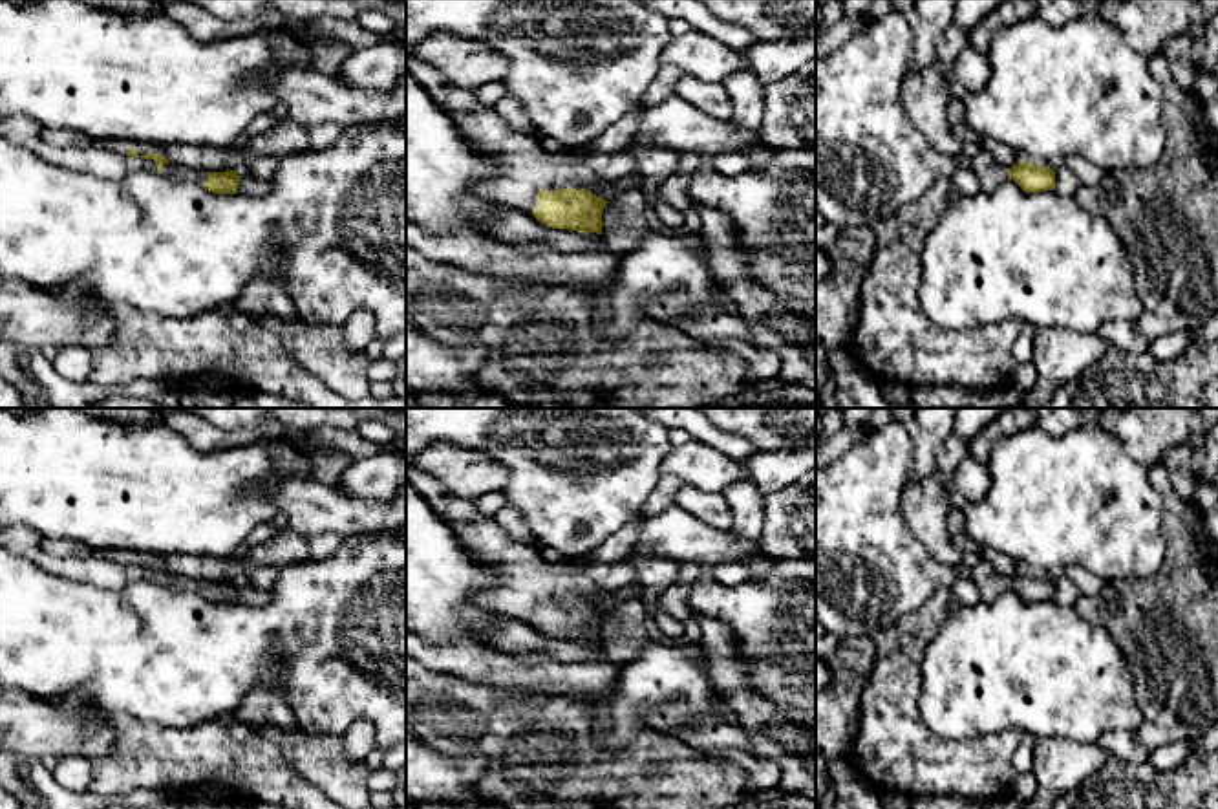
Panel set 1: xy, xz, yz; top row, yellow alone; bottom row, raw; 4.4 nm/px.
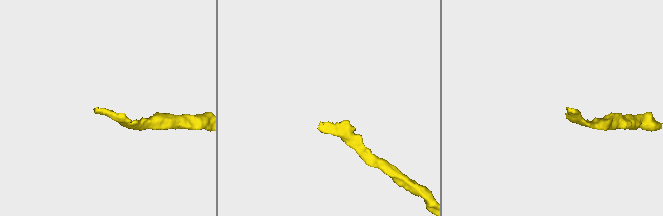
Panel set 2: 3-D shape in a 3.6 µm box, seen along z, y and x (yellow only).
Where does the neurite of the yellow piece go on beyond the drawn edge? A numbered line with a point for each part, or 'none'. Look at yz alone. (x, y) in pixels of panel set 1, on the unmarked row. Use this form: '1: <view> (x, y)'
1: yz (990, 584)

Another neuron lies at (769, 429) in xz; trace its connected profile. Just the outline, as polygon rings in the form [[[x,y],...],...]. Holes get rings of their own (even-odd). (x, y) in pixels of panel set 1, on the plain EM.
[[[695,408],[719,430],[741,436],[757,450],[794,450],[816,436],[816,408]]]

